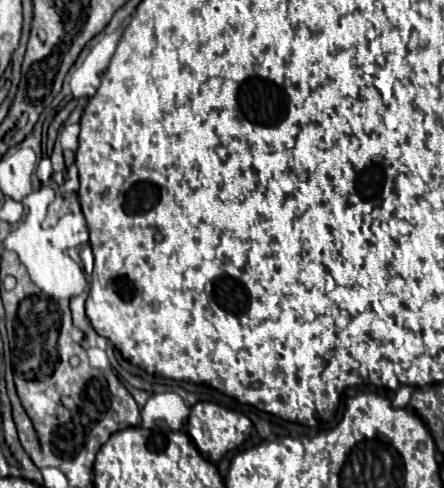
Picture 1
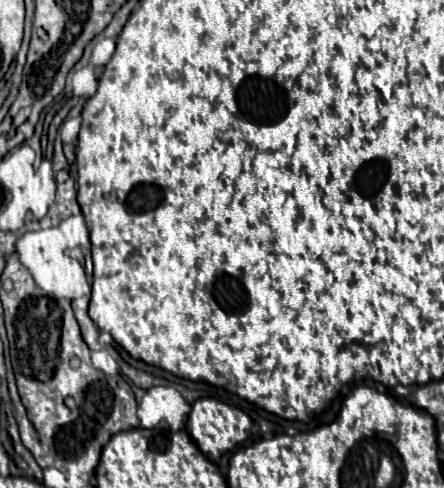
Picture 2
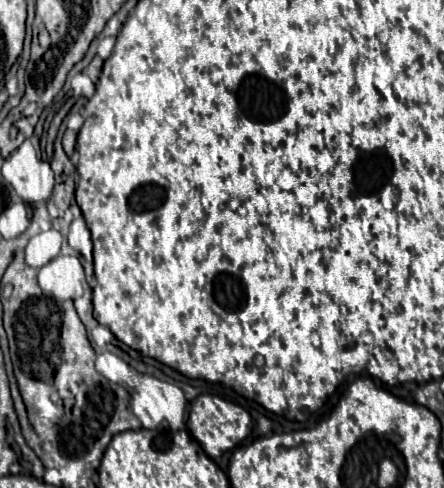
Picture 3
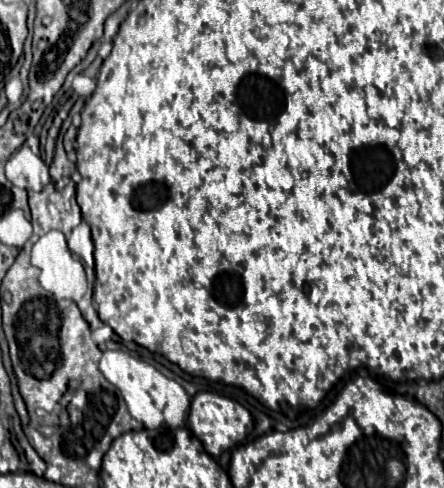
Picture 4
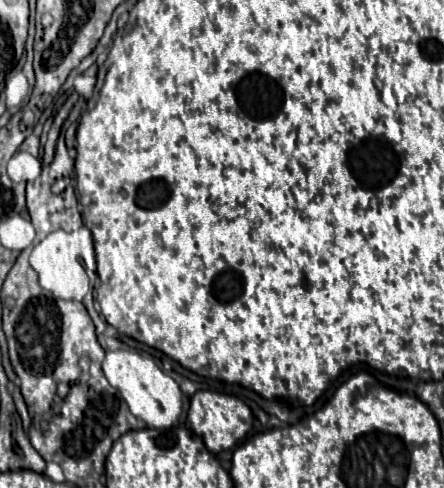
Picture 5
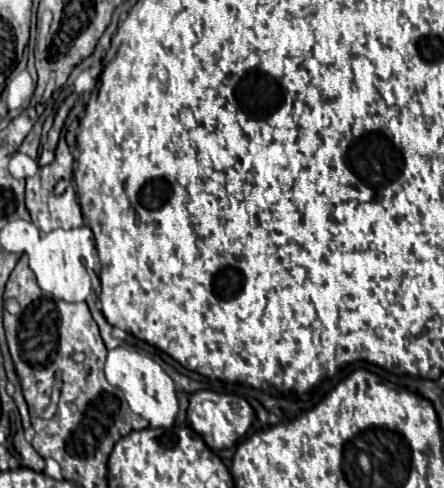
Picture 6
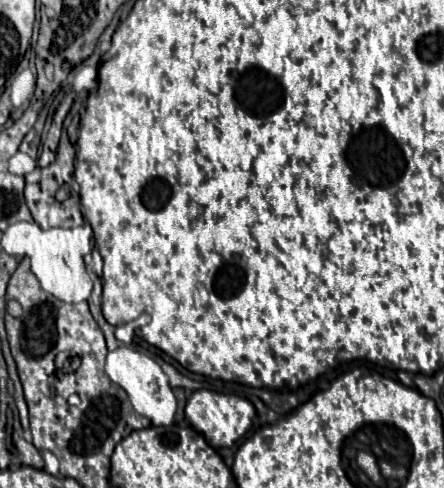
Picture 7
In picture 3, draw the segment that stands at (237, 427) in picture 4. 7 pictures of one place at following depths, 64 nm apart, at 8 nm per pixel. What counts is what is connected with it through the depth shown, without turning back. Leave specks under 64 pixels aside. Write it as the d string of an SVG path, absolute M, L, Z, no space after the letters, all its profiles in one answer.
M200 394L190 406L188 430L200 442L204 452L208 452L210 458L218 458L226 450L236 448L250 434L252 418L242 406L238 406L234 402L228 402L228 400L220 398L220 396L212 396L212 394Z

